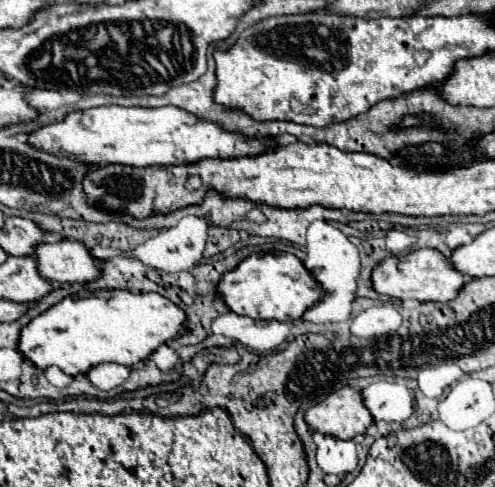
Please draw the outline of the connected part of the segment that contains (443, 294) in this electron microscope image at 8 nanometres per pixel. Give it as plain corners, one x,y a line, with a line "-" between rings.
423,248
411,254
385,258
381,266
373,270
371,280
373,280
373,288
379,294
401,298
401,300
415,298
421,302
449,302
465,286
465,274
453,268
451,258
447,258
443,252
433,250
433,248

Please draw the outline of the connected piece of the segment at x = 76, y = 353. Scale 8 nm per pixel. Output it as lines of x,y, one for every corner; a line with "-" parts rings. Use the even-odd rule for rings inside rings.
83,290
77,296
63,298
45,314
33,318
21,330
19,350
29,362
33,362
41,370
47,370
49,366
59,366
65,374
77,376
77,374
87,374
93,366
107,362
121,366
135,366
137,362
147,360
167,340
179,338
189,332
191,330
187,326
187,314
183,312
183,308
163,298
161,294
153,294
153,292
135,294
129,290
99,290
99,292

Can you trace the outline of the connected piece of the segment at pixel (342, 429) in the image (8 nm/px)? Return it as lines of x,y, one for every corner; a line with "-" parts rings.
343,386
329,394
323,402
311,406
305,412
305,422
319,434
353,440
357,434
365,434
365,430
373,424
373,418
365,408
361,394

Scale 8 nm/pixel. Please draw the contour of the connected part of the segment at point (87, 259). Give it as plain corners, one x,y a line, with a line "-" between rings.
77,240
45,244
33,256
41,262
41,274
53,278
53,282
89,284
101,276
99,260
83,242

